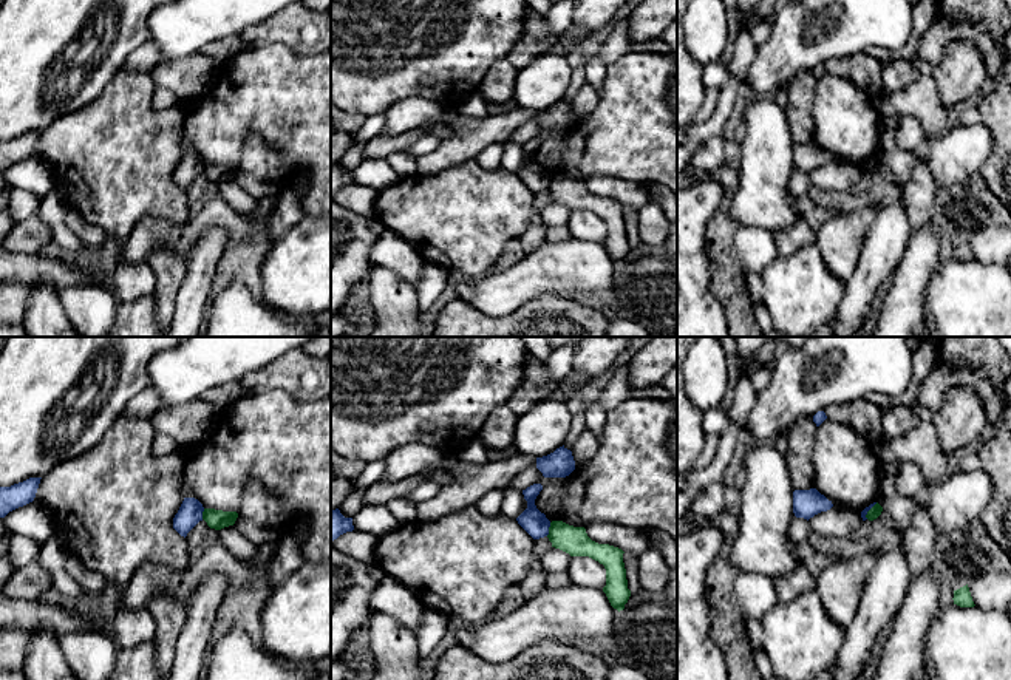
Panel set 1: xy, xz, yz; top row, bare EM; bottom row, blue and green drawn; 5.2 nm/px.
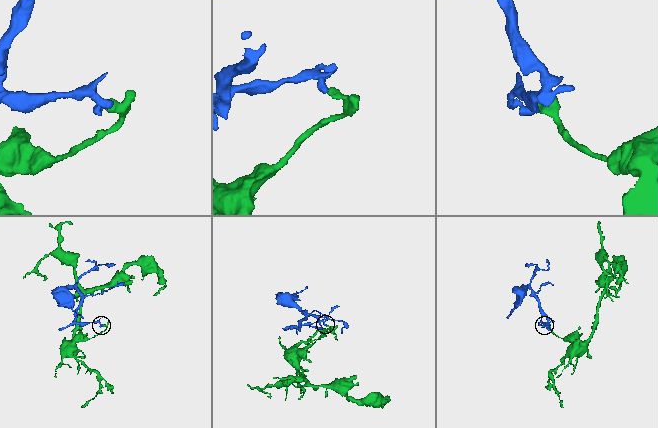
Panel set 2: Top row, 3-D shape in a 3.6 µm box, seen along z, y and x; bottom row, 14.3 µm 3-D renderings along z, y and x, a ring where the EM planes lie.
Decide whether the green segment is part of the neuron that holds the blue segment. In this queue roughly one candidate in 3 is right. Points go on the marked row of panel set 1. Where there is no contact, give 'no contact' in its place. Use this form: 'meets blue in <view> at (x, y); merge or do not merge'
meets blue in xz at (548, 529); do not merge

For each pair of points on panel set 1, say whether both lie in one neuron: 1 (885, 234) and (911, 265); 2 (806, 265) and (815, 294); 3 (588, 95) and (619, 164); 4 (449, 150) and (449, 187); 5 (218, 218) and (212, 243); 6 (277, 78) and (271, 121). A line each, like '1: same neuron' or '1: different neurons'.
1: different neurons
2: same neuron
3: different neurons
4: different neurons
5: different neurons
6: same neuron

